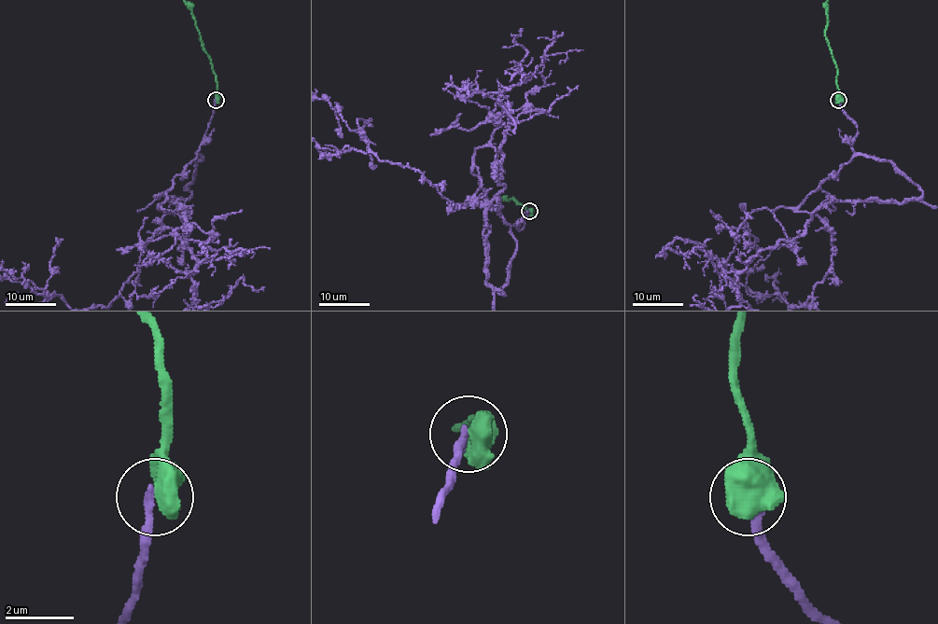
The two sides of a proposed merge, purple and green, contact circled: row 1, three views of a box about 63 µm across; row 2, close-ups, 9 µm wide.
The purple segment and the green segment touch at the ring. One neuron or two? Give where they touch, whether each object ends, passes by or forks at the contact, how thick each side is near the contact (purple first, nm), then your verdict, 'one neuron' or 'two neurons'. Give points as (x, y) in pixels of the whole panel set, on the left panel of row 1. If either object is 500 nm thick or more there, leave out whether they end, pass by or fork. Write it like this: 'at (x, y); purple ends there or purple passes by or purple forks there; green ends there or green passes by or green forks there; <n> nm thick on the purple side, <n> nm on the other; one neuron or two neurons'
at (216, 100); 280 nm thick on the purple side, 650 nm on the other; two neurons

